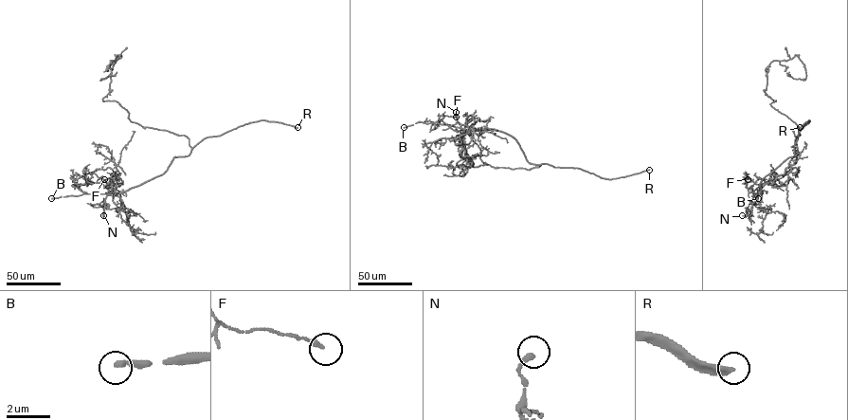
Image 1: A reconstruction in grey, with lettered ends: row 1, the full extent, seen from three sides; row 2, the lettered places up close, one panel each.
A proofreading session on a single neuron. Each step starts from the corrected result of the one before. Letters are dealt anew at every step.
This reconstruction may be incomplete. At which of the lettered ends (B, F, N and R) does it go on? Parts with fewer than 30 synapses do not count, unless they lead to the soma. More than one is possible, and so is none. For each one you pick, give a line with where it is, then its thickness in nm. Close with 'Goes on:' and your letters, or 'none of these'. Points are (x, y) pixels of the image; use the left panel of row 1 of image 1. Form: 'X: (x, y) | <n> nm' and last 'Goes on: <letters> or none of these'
R: (297, 127) | 280 nm
Goes on: R

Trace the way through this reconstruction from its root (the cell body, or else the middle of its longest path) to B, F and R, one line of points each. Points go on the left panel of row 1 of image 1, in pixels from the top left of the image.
B: (166, 130), (186, 136), (191, 151), (188, 155), (175, 156), (161, 174), (122, 192), (51, 198)
F: (166, 130), (189, 138), (188, 155), (122, 192), (84, 193), (79, 187), (93, 173), (104, 179)
R: (166, 130), (186, 136), (193, 147), (206, 137), (261, 120), (297, 127)

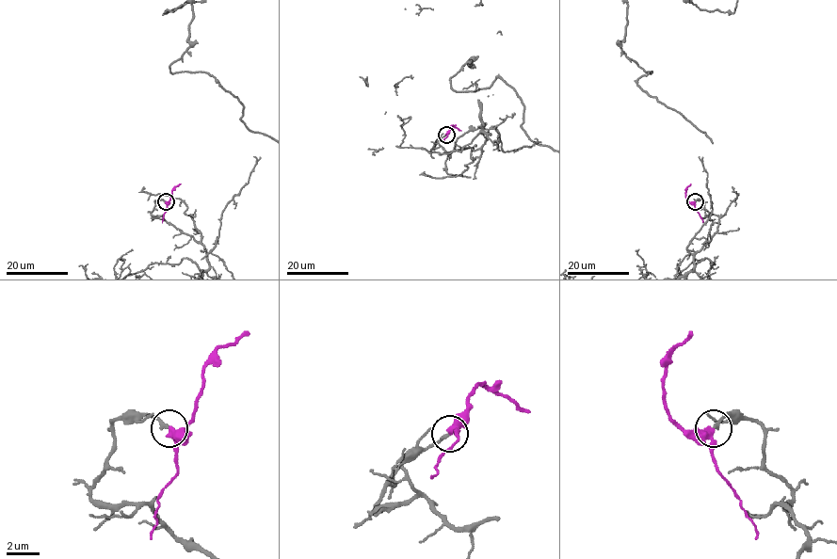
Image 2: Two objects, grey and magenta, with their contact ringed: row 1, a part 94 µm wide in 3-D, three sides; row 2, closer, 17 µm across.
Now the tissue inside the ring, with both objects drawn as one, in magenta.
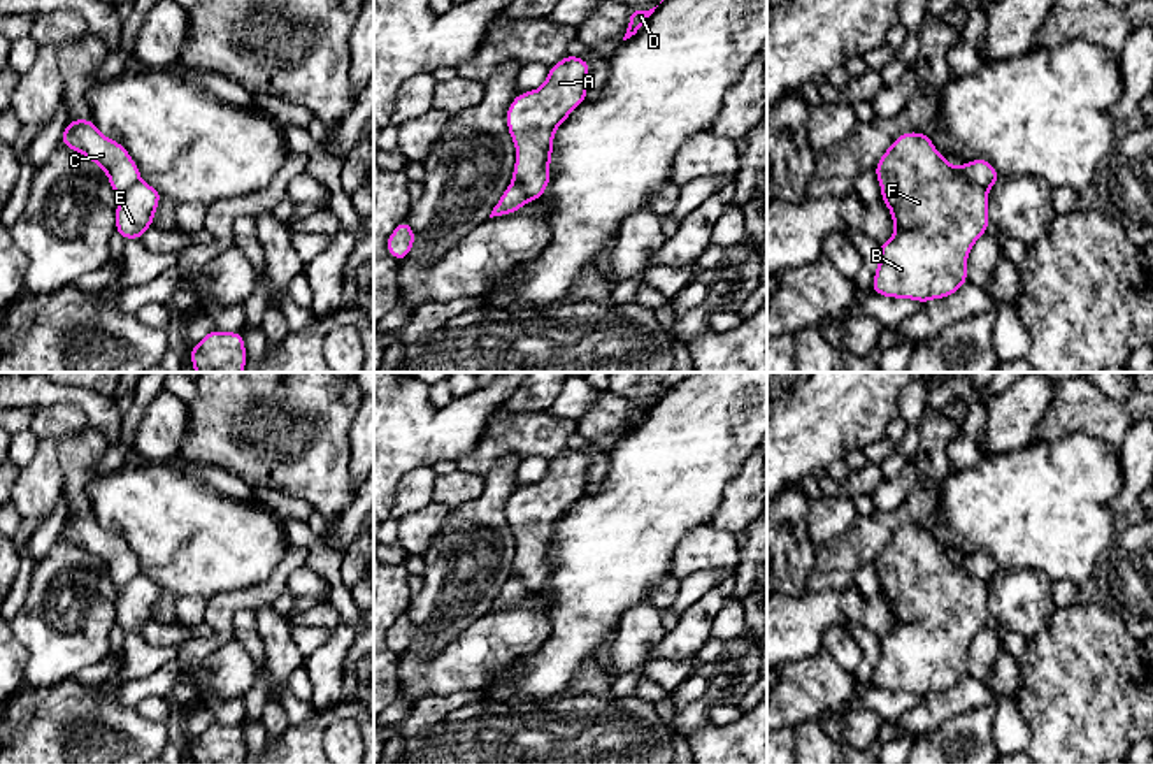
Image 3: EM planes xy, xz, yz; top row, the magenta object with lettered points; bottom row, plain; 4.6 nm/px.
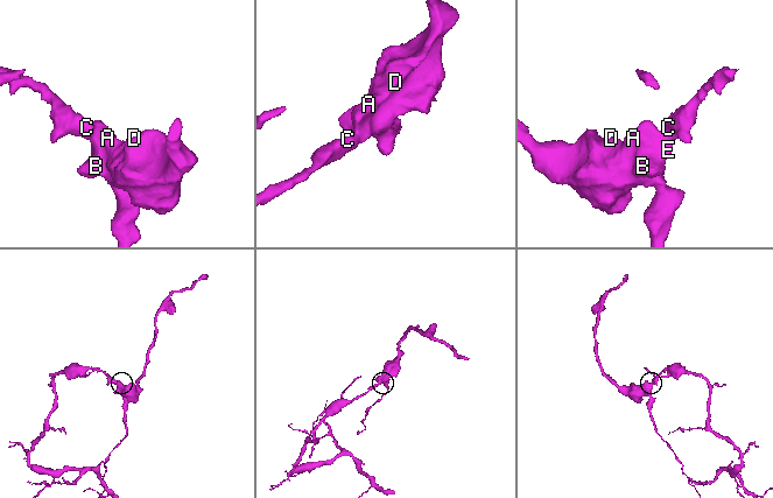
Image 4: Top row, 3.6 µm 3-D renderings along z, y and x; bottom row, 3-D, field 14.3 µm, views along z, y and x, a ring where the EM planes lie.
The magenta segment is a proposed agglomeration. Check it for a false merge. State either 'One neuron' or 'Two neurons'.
Two neurons

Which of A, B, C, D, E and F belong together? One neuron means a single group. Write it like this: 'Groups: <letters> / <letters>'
Groups: A B D E F / C

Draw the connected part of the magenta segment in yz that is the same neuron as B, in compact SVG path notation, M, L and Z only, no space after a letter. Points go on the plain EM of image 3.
M906 525L897 530L874 560L881 592L892 606L895 627L879 638L879 657L872 685L921 697L946 692L967 676L970 641L990 618L988 585L949 557L927 527Z

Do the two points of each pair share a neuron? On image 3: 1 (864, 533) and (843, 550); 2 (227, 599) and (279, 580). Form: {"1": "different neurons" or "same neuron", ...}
{"1": "same neuron", "2": "same neuron"}

